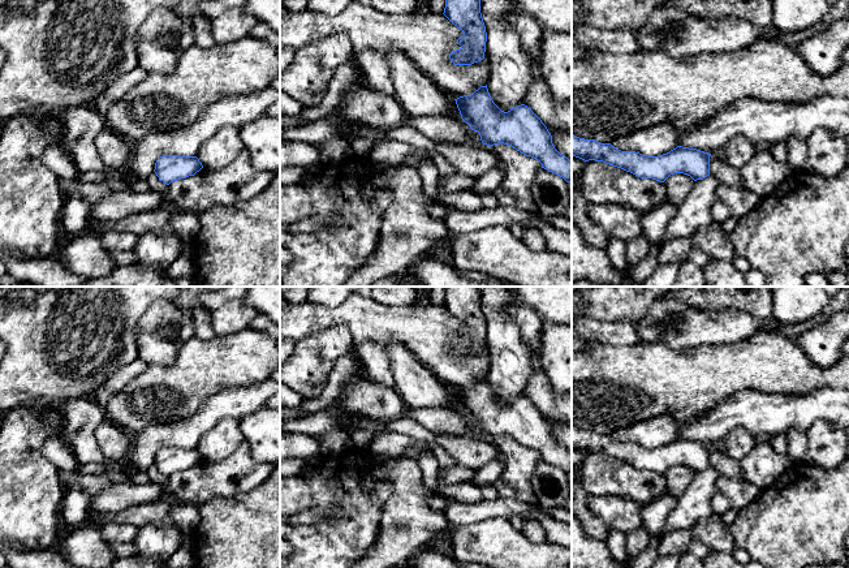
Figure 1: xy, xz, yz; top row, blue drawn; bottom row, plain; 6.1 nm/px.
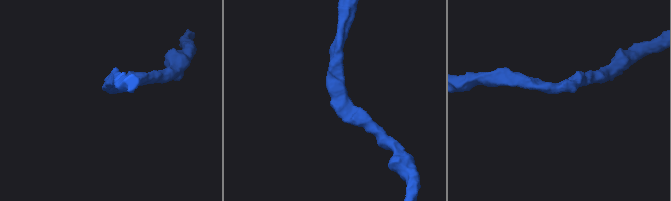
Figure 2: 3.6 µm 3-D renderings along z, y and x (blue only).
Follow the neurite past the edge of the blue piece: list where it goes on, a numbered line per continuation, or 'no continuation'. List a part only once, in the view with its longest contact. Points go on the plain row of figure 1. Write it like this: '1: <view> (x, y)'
no continuation

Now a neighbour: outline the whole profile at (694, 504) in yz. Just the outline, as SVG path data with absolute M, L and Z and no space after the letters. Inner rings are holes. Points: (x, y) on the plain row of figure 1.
M708 466L703 472L694 473L691 483L677 499L677 505L669 513L663 529L654 537L661 539L665 534L694 526L699 520L714 515L711 499L719 492L717 478L720 473Z

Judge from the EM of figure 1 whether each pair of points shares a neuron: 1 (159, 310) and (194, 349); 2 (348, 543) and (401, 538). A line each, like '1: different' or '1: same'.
1: different
2: different

